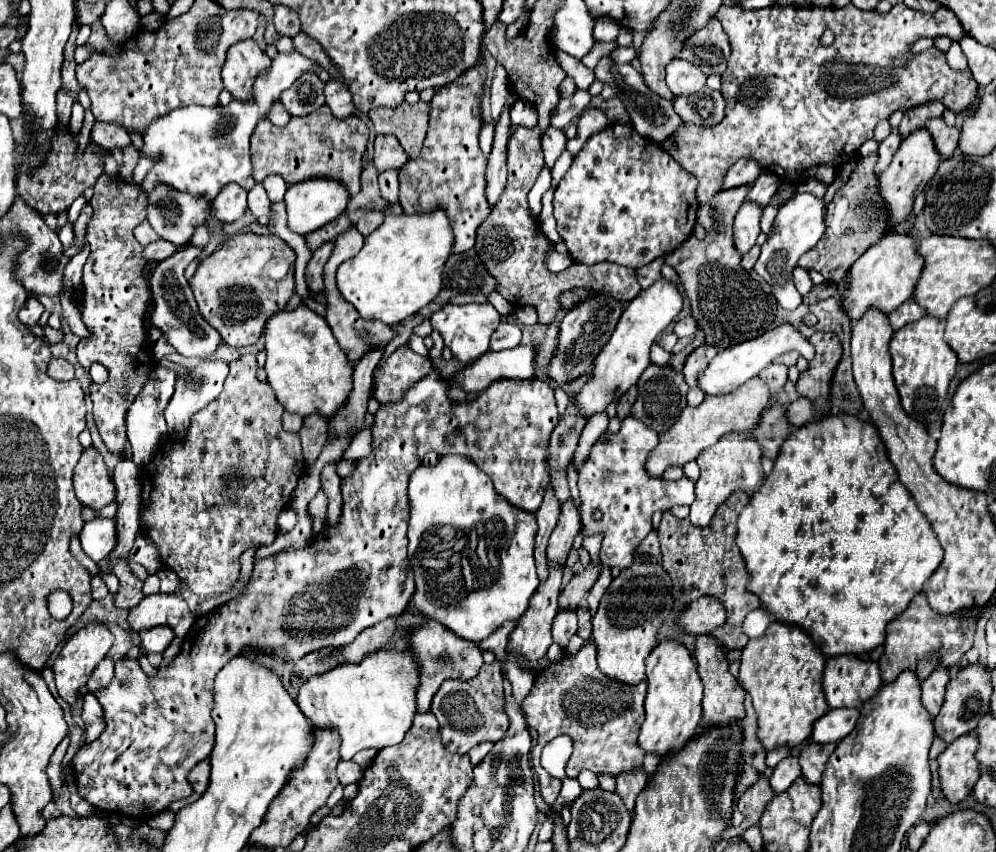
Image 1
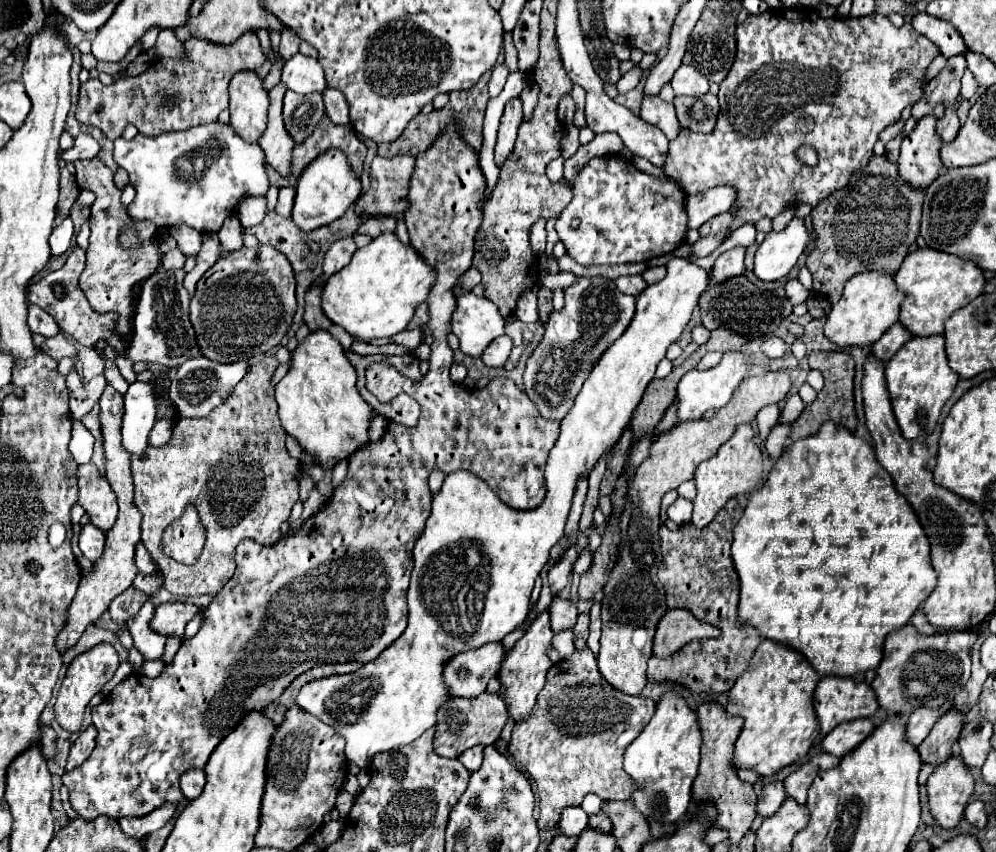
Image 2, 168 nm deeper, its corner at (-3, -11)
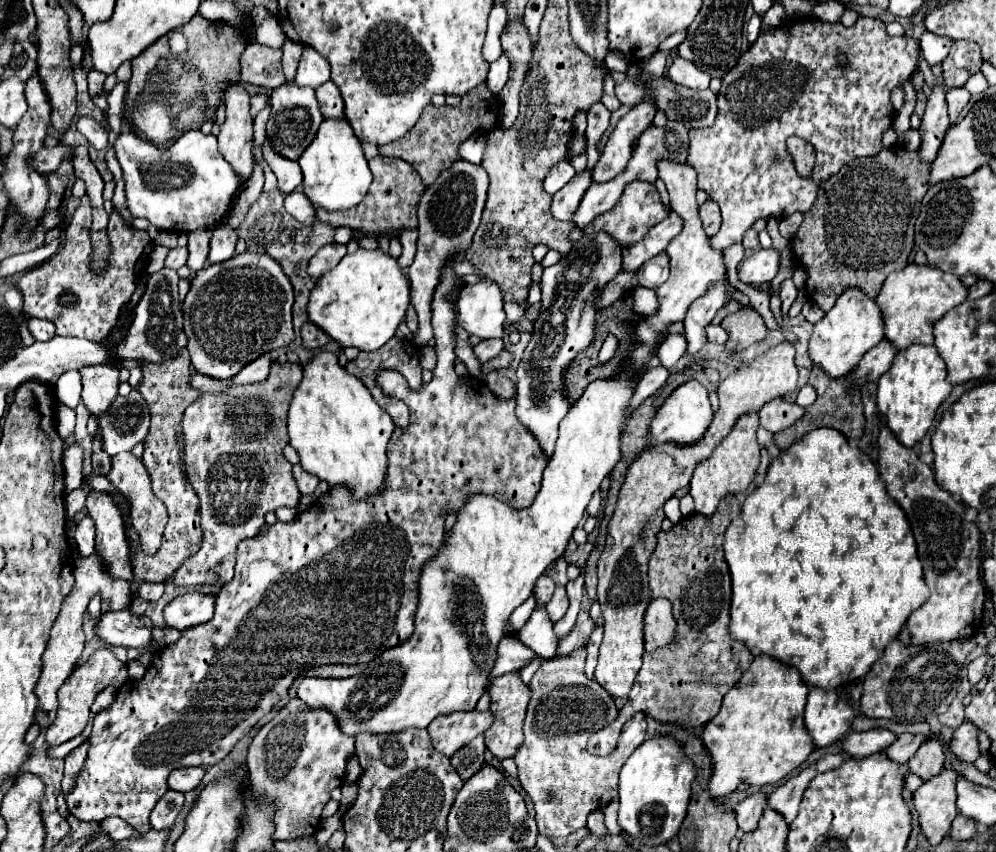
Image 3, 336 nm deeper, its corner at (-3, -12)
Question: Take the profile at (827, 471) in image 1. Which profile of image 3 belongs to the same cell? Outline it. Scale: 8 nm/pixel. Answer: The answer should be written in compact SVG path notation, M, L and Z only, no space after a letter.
M817 428L815 432L809 432L807 436L803 436L803 440L795 442L791 448L781 452L781 456L771 462L763 484L745 498L741 506L741 514L725 530L723 552L731 572L731 588L733 588L731 614L729 614L731 638L743 642L755 656L765 654L779 660L781 664L789 664L797 668L807 686L817 686L823 690L835 690L841 684L861 680L871 670L871 664L879 660L879 656L883 656L883 648L897 638L909 614L917 610L929 596L927 584L923 580L923 568L917 558L915 540L911 536L911 528L907 524L905 512L899 508L899 504L895 504L895 500L891 500L891 496L887 496L877 466L869 460L869 456L865 456L859 448L851 448L845 436L841 432L835 432L833 428Z

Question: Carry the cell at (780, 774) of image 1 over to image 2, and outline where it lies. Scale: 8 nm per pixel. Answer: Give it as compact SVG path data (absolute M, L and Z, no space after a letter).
M773 781L773 783L765 785L763 797L757 801L757 815L761 815L761 817L773 815L781 807L785 797L787 797L787 793L783 787L783 781Z

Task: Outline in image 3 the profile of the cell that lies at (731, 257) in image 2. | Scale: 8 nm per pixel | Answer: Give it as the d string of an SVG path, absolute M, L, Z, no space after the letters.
M727 278L719 280L719 284L715 284L715 288L707 292L707 296L699 298L697 304L689 308L683 320L683 336L687 340L685 354L697 354L705 346L707 342L705 328L711 324L715 312L725 304L725 300L727 300Z

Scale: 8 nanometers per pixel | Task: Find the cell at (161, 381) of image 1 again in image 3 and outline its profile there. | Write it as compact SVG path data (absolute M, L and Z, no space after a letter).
M137 390L127 398L117 396L109 406L107 416L95 416L101 432L101 446L109 456L131 450L149 432L149 408Z

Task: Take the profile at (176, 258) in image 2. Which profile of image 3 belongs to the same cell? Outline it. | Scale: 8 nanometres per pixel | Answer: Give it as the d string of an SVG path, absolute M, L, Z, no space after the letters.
M173 248L173 250L169 252L167 260L165 260L165 266L173 268L173 270L179 270L181 266L185 266L185 262L187 262L187 256L189 256L187 248Z

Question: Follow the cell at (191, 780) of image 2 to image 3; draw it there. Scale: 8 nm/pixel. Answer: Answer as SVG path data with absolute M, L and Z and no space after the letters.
M183 768L183 770L175 770L167 778L167 784L169 784L171 790L189 792L189 790L193 790L193 788L197 788L201 784L203 774L205 774L203 768Z

